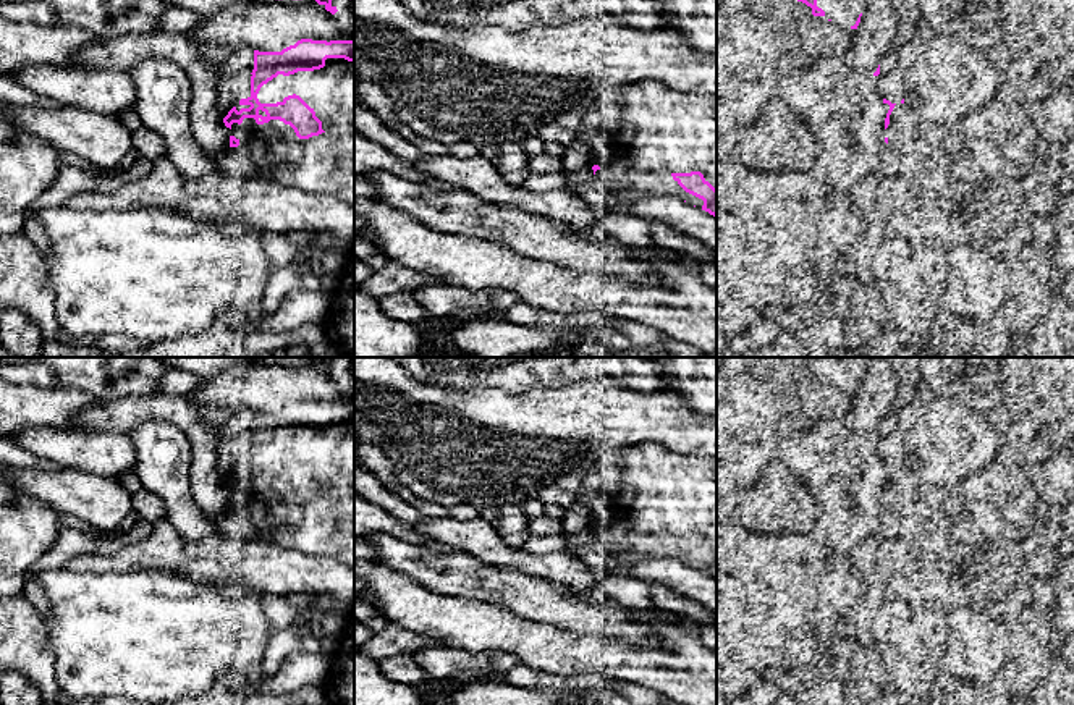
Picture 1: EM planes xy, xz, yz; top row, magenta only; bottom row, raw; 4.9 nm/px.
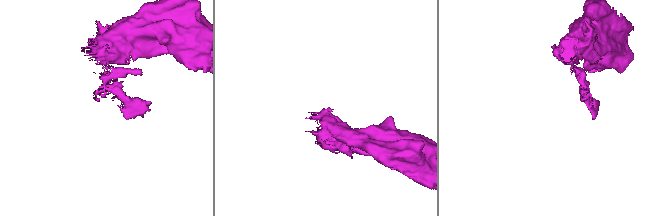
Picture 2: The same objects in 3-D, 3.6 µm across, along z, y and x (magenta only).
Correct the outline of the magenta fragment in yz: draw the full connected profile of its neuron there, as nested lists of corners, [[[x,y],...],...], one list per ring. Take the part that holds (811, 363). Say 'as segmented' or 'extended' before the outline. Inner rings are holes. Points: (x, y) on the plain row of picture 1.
extended; [[[796,357],[812,370],[814,378],[825,378],[838,391],[856,393],[870,357]]]

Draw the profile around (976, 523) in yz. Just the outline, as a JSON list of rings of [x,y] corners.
[[[988,500],[966,501],[949,517],[953,548],[974,548],[1004,537],[998,511]]]

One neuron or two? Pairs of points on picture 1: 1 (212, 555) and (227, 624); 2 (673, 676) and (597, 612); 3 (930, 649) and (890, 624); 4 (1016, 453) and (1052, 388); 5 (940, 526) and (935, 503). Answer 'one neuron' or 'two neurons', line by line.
1: two neurons
2: two neurons
3: one neuron
4: two neurons
5: two neurons

